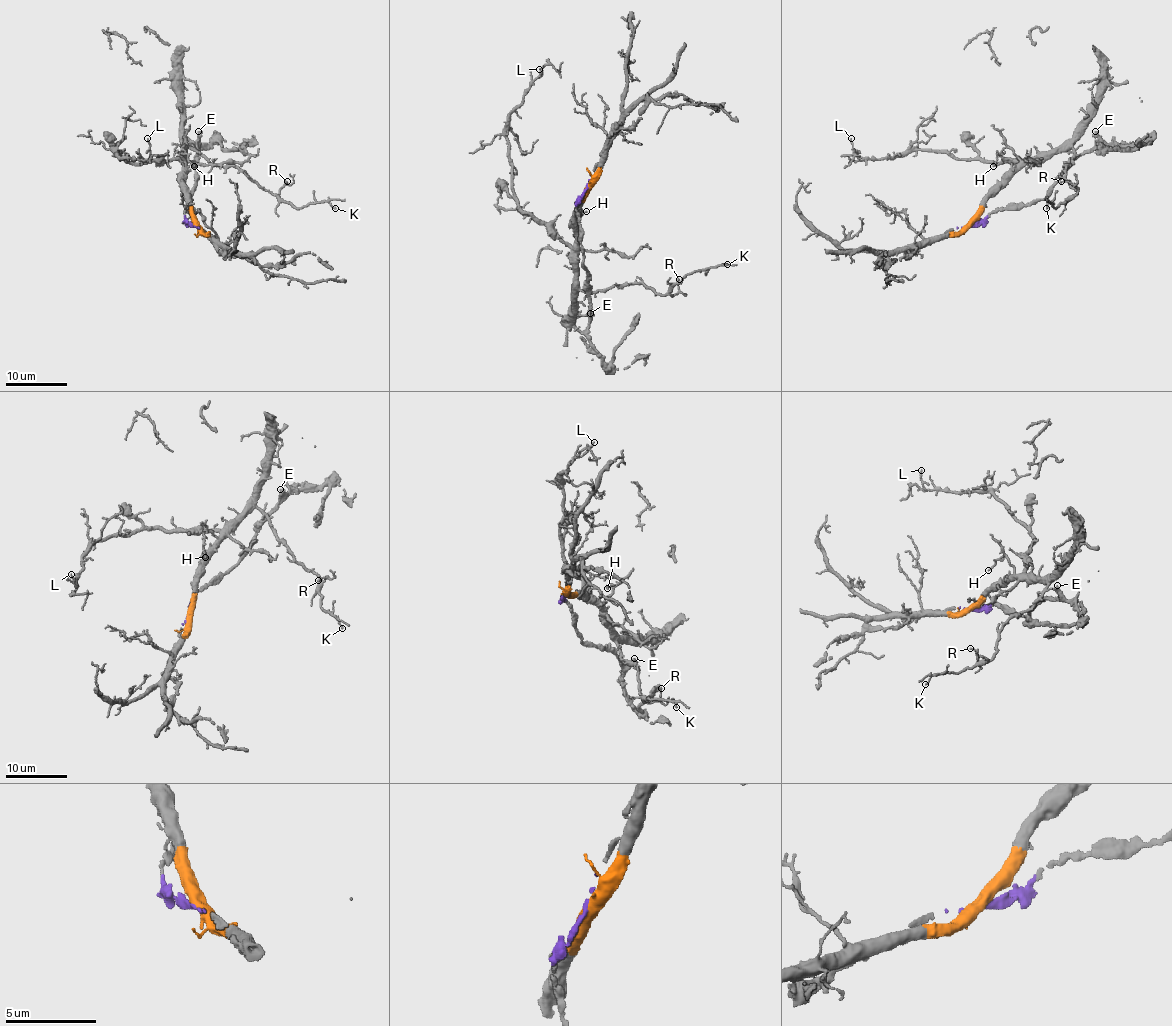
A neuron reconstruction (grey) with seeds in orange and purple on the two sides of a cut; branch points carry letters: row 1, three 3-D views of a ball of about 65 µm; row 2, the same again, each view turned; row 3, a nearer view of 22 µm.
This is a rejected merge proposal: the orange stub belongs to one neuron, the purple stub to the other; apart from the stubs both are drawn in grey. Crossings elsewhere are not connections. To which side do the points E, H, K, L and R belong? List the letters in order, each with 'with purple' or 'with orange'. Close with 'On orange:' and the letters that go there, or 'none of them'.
E: with purple
H: with orange
K: with orange
L: with orange
R: with orange
On orange: H, K, L, R

